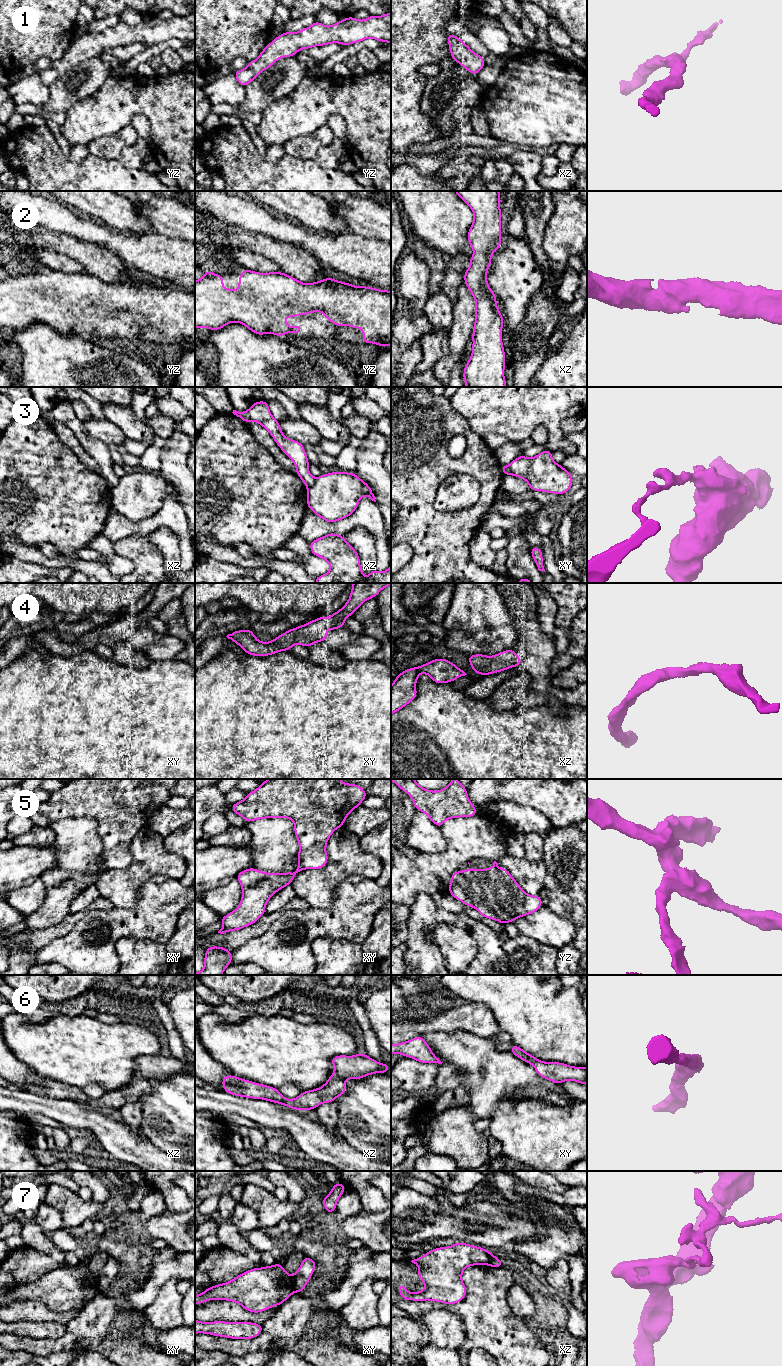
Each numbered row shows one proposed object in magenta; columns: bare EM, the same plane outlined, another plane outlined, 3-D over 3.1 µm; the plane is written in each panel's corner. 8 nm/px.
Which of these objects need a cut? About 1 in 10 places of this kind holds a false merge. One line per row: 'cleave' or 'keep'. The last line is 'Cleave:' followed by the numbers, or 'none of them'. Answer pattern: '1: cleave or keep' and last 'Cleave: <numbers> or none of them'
1: keep
2: keep
3: cleave
4: keep
5: keep
6: keep
7: cleave
Cleave: 3, 7

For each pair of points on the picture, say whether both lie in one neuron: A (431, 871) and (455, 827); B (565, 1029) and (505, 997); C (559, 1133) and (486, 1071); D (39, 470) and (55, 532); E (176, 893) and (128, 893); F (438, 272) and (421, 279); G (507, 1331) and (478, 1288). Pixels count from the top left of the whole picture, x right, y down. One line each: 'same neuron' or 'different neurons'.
A: same neuron
B: same neuron
C: same neuron
D: same neuron
E: different neurons
F: different neurons
G: same neuron

